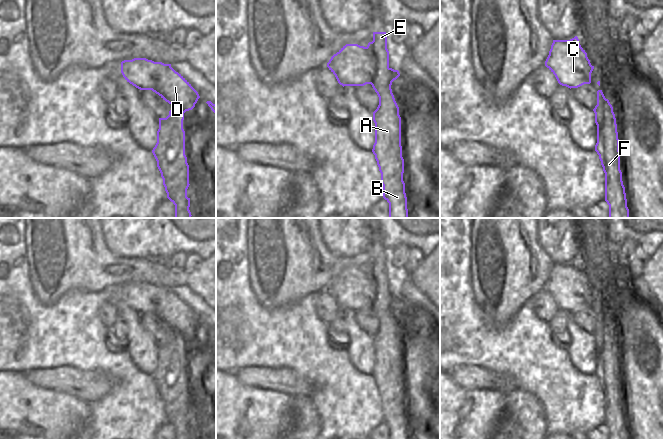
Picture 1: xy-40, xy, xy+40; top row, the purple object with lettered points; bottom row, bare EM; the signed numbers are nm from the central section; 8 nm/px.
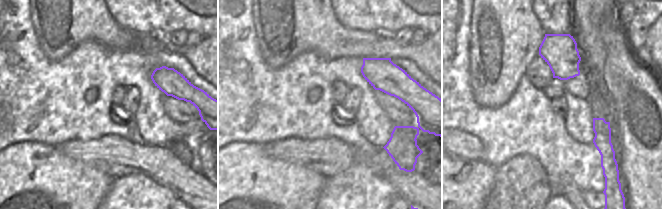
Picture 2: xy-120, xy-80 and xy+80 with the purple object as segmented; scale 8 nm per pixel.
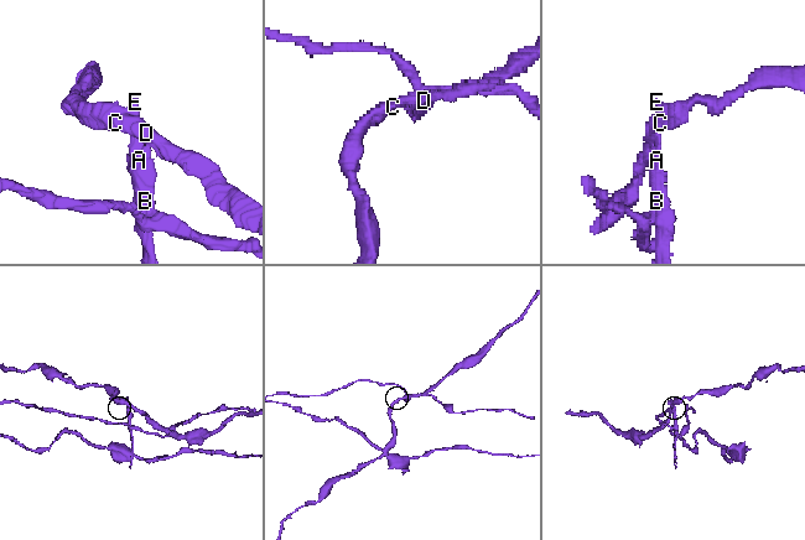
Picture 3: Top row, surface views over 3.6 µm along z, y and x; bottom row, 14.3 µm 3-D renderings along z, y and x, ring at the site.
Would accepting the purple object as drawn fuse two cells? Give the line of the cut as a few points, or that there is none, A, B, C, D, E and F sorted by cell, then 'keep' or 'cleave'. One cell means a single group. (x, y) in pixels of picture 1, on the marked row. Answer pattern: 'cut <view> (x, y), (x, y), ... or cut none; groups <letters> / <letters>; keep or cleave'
cut xy (366, 47), (378, 65), (377, 74), (371, 84); groups A B E F / C D; cleave

